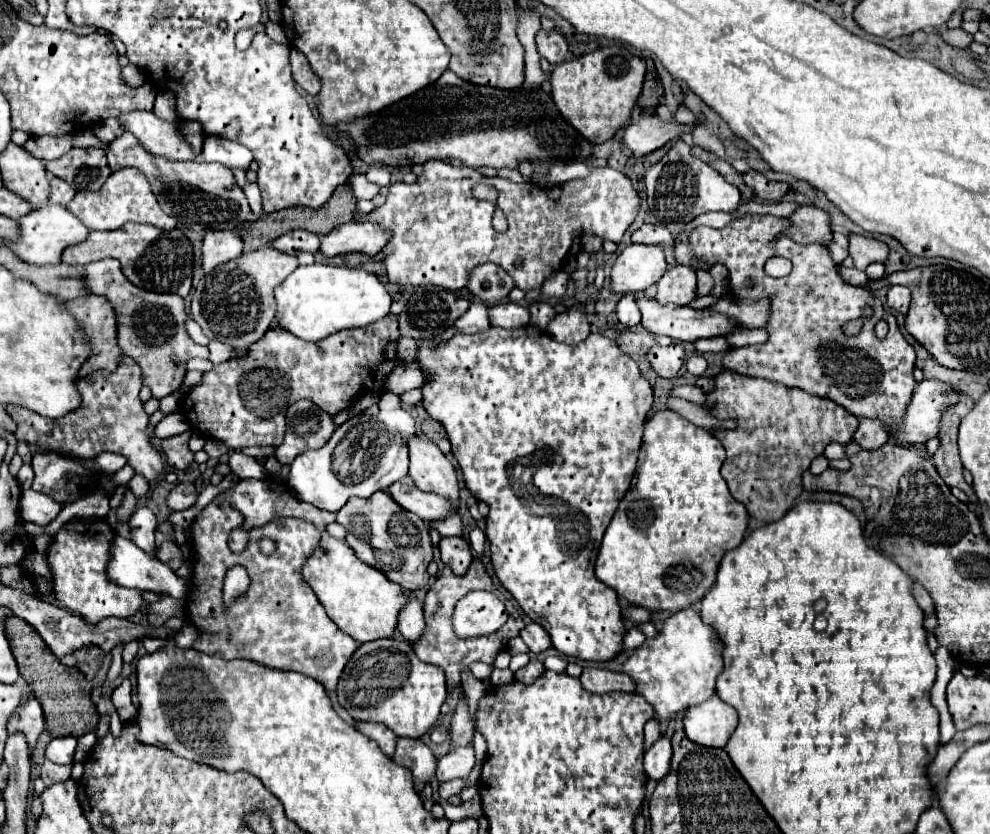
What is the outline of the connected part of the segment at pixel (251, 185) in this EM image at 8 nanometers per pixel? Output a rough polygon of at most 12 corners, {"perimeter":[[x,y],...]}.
{"perimeter":[[243,178],[247,202],[255,214],[261,216],[261,194],[255,182]]}

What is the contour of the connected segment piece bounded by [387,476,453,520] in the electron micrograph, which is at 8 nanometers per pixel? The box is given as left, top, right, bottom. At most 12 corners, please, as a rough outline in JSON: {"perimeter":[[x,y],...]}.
{"perimeter":[[409,476],[387,492],[421,520],[453,514],[445,498],[421,492]]}

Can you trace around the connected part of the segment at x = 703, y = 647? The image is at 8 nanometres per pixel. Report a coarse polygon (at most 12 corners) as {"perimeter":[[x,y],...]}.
{"perimeter":[[687,608],[625,662],[657,720],[715,692],[721,644]]}

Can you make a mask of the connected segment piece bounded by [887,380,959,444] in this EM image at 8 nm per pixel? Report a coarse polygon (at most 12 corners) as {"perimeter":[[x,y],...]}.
{"perimeter":[[939,380],[915,386],[903,432],[905,444],[939,434],[941,414],[959,402],[957,388]]}

